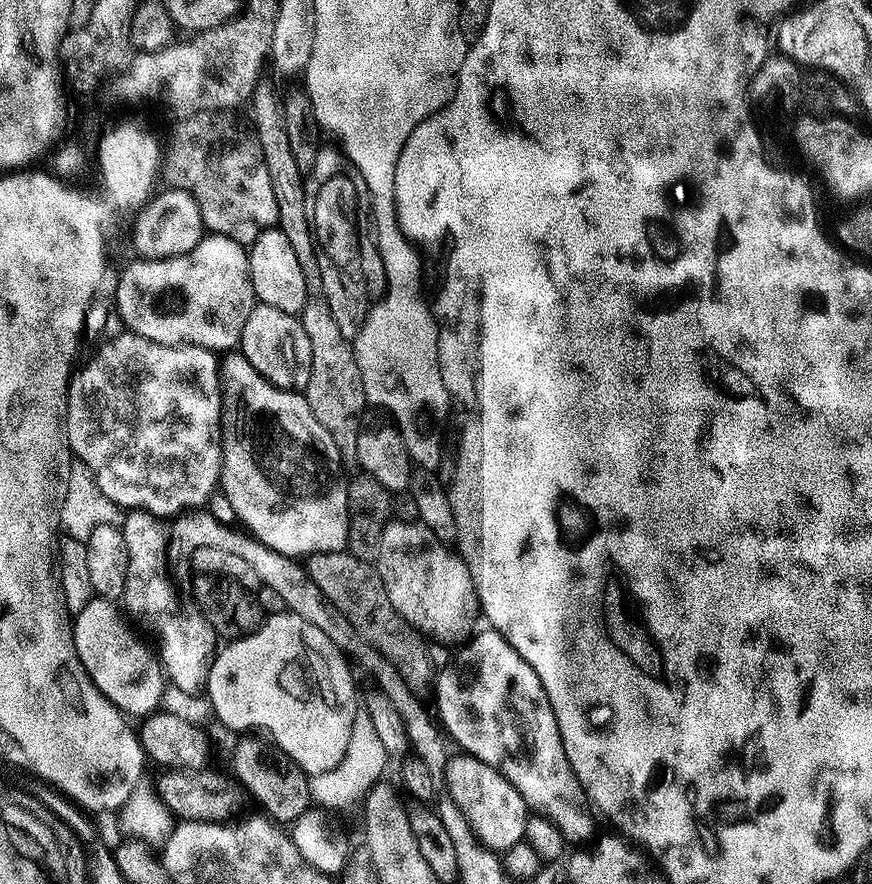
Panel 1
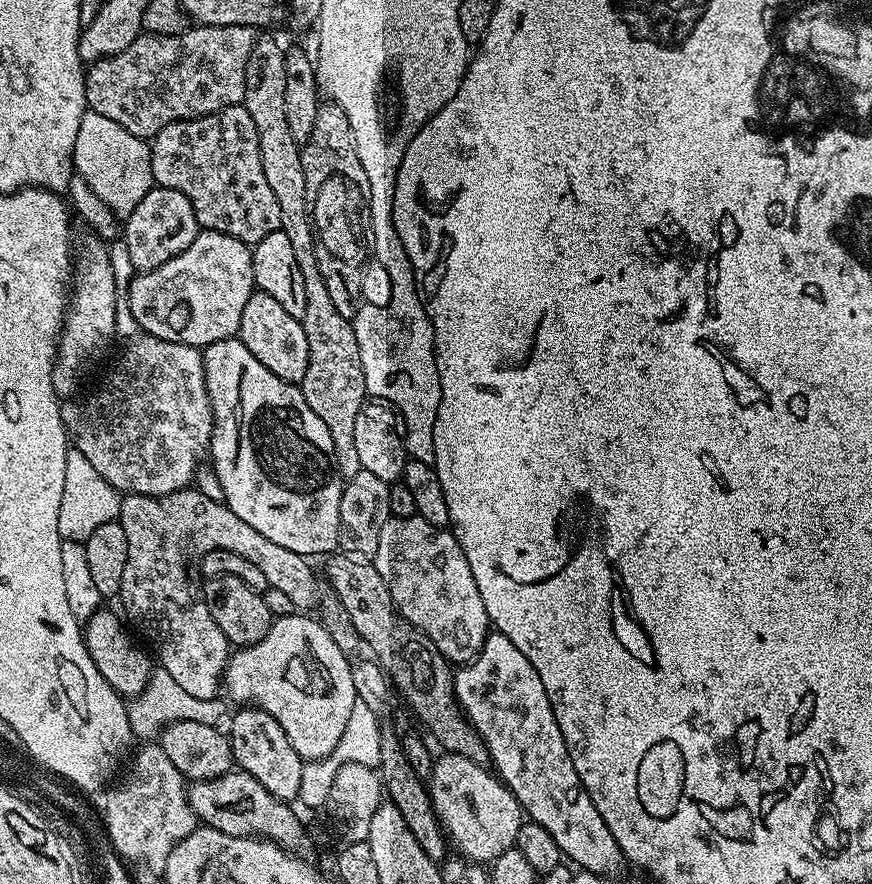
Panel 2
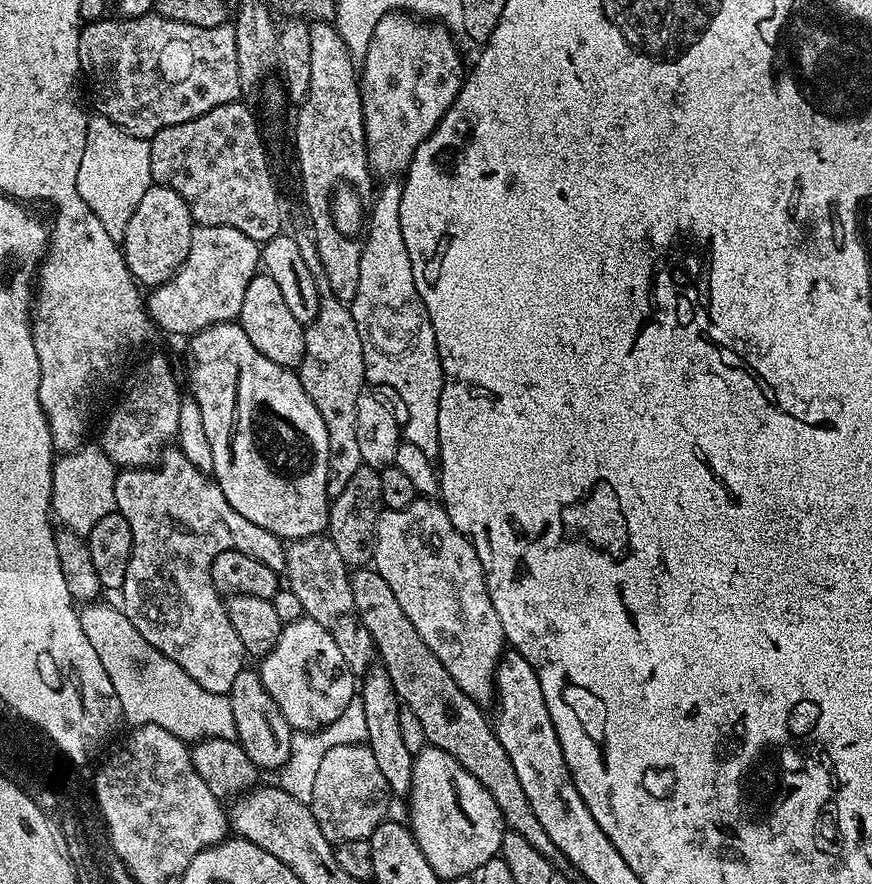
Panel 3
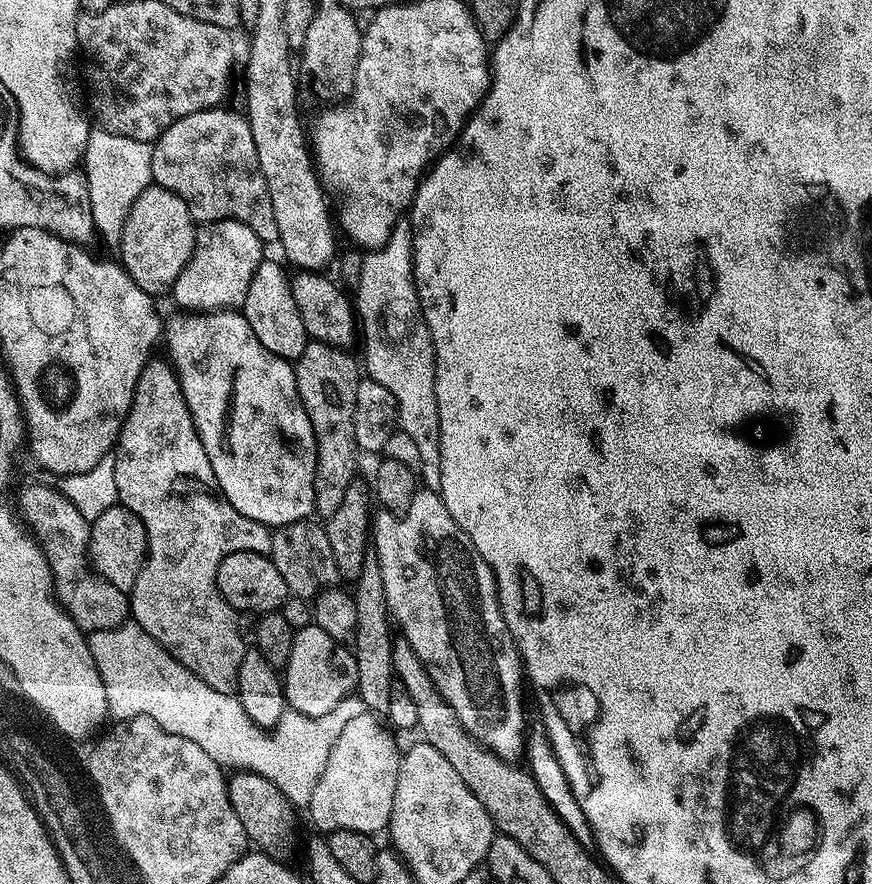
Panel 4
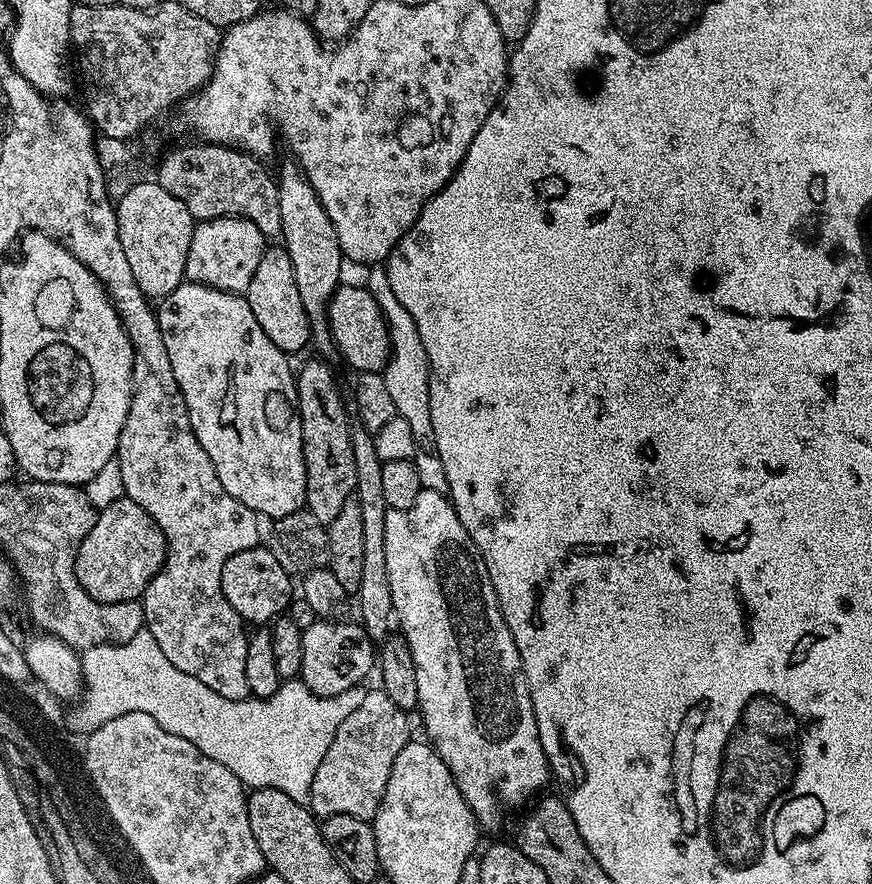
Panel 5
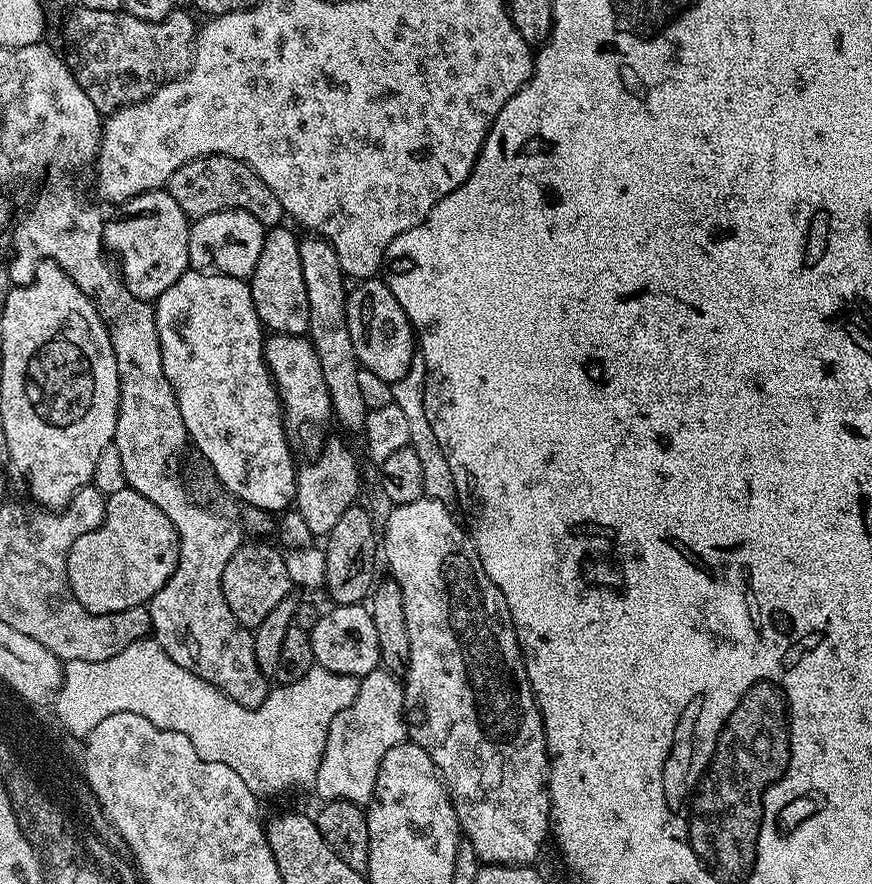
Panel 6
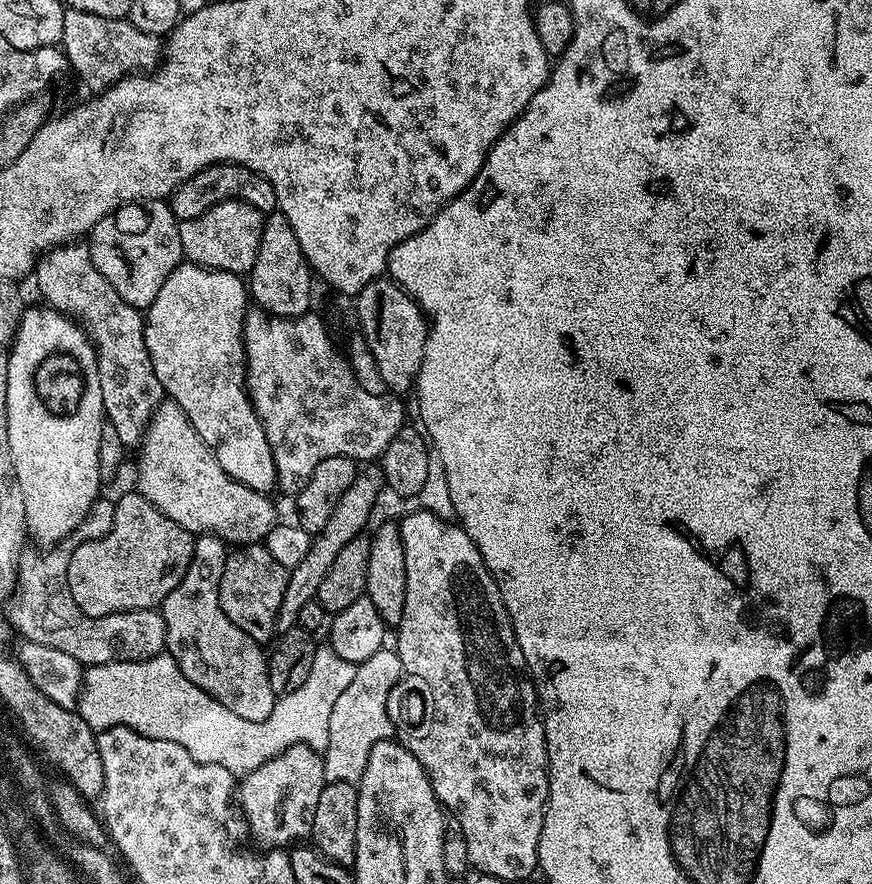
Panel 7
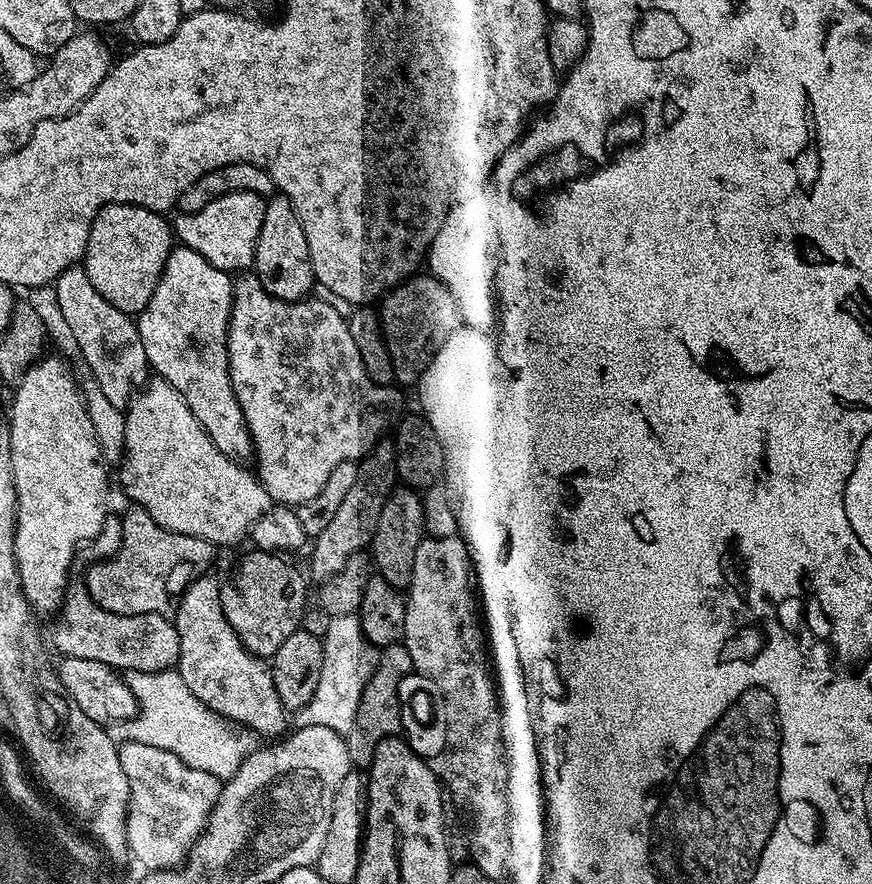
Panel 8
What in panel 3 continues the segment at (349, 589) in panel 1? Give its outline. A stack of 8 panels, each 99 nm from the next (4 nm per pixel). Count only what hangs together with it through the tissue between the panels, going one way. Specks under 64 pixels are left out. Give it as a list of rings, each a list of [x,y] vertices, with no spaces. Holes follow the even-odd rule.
[[[375,567],[355,569],[349,584],[360,627],[364,629],[390,682],[394,682],[394,690],[403,707],[414,710],[418,722],[422,722],[428,744],[438,750],[446,750],[446,754],[453,756],[467,772],[478,778],[478,782],[482,782],[490,792],[490,798],[498,804],[507,831],[522,834],[538,854],[555,861],[558,853],[554,842],[550,842],[546,830],[542,830],[542,822],[534,818],[534,810],[530,810],[530,802],[522,791],[522,782],[518,782],[518,774],[514,774],[510,754],[506,754],[502,742],[498,742],[495,727],[489,717],[488,720],[484,717],[481,705],[456,685],[436,655],[422,642],[422,638],[418,638],[414,622],[406,618],[402,606],[398,606],[398,598],[394,598],[394,590],[386,586],[386,578],[382,578]]]

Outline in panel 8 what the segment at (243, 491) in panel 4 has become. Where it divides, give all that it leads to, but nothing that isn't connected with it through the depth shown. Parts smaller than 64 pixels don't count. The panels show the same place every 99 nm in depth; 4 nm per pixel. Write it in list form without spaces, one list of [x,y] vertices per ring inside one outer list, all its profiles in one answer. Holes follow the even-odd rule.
[[[183,246],[173,247],[152,297],[138,313],[138,327],[149,369],[181,395],[222,454],[242,458],[249,455],[251,441],[228,378],[226,325],[234,287],[228,276],[225,269],[206,262],[202,254]]]

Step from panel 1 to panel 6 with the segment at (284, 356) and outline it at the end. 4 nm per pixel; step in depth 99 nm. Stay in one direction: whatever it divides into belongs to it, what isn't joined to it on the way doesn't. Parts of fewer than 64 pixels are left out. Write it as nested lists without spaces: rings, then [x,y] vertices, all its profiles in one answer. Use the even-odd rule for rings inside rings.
[[[284,227],[269,228],[264,233],[262,255],[250,277],[254,310],[269,333],[277,336],[304,336],[310,326],[310,302],[306,302],[302,258],[298,255],[300,240]]]

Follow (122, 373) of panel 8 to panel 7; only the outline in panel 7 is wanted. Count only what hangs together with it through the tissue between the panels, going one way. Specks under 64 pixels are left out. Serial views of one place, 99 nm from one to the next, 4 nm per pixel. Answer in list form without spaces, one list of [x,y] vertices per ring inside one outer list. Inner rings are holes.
[[[73,242],[45,252],[36,261],[34,280],[40,283],[43,303],[79,322],[96,347],[107,423],[114,434],[118,434],[125,449],[135,449],[143,441],[152,416],[165,399],[164,388],[158,382],[158,374],[154,374],[146,350],[146,320],[141,309],[122,302],[118,290],[98,274],[98,266],[94,266],[88,245],[84,242]]]

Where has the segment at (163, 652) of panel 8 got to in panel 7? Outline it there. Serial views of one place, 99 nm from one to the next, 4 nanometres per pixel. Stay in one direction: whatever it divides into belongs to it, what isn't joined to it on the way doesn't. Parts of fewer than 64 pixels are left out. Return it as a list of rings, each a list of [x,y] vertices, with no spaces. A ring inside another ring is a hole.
[[[46,557],[24,558],[20,561],[20,577],[7,605],[6,615],[12,627],[24,638],[65,651],[83,666],[109,664],[112,660],[148,660],[165,651],[166,622],[159,611],[143,608],[133,612],[88,616],[70,602],[71,598],[67,583],[48,584]]]

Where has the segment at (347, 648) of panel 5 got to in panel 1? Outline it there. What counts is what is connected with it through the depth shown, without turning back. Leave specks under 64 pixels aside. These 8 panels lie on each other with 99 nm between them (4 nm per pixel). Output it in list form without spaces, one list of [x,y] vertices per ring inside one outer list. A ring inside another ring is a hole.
[[[290,610],[273,612],[260,625],[259,630],[252,632],[249,636],[242,636],[239,640],[225,643],[217,651],[212,660],[212,669],[208,675],[206,699],[212,706],[215,719],[220,719],[228,728],[244,728],[240,730],[260,730],[256,728],[265,728],[269,732],[267,735],[274,741],[275,747],[279,748],[285,756],[290,757],[309,777],[314,777],[326,770],[332,770],[344,757],[346,746],[350,742],[350,730],[358,711],[358,692],[356,696],[356,684],[352,681],[352,672],[348,669],[347,662],[349,663],[345,653],[336,648],[334,642],[330,642],[330,638],[326,638],[326,634],[322,634],[322,630],[318,630],[318,626],[310,626],[310,622],[306,622],[306,618],[302,618]]]

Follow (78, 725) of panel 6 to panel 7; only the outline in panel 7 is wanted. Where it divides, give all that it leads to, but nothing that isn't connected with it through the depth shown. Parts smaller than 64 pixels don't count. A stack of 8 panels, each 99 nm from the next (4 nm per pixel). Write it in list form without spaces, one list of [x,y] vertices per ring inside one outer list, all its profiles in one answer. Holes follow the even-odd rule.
[[[331,646],[317,647],[316,661],[312,663],[306,682],[302,682],[298,690],[279,697],[270,718],[259,724],[250,722],[250,718],[238,718],[234,710],[226,710],[222,702],[206,694],[206,690],[194,686],[194,682],[182,674],[175,660],[167,654],[151,656],[148,660],[112,660],[109,664],[91,665],[85,671],[78,697],[78,713],[95,730],[126,726],[143,736],[178,742],[178,746],[182,746],[190,758],[203,764],[226,766],[233,776],[242,778],[295,744],[327,745],[331,711],[342,692],[350,686],[356,670],[357,665],[338,658]]]

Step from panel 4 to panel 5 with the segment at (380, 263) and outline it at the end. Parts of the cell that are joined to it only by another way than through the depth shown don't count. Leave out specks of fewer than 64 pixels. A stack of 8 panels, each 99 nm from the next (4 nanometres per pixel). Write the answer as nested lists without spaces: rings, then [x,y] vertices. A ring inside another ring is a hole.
[[[376,266],[366,281],[366,287],[372,297],[378,302],[382,314],[386,318],[386,326],[390,334],[391,354],[388,355],[388,364],[384,367],[383,378],[386,382],[386,391],[394,401],[397,416],[406,418],[410,426],[410,434],[416,439],[416,454],[414,463],[418,470],[421,488],[447,493],[446,470],[442,470],[442,458],[436,453],[434,442],[434,426],[430,422],[430,370],[428,369],[428,355],[426,346],[422,346],[422,334],[418,334],[418,326],[414,326],[414,318],[398,298],[394,298],[394,290],[390,290],[387,271]]]

